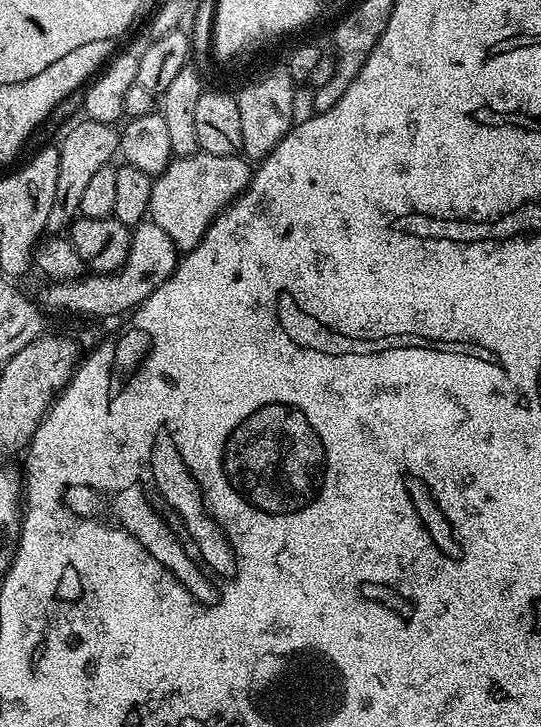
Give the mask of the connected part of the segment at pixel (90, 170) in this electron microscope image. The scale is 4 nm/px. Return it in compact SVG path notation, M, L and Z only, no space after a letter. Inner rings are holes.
M81 119L81 124L76 124L64 136L64 141L58 144L60 157L58 158L58 187L54 189L54 206L50 210L47 231L52 234L64 234L71 229L72 224L80 216L82 206L82 194L86 191L86 186L90 183L90 178L102 166L112 164L117 159L120 150L120 132L113 125L94 122L93 120Z

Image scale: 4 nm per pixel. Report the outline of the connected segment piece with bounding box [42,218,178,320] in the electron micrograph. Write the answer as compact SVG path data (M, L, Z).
M145 218L132 229L128 263L119 272L88 274L64 283L49 283L42 304L45 309L69 312L72 316L93 316L96 320L116 316L119 312L128 314L139 308L146 298L150 298L150 294L154 294L154 290L158 290L162 282L172 277L177 263L178 249L170 234L166 234L166 230L162 230L162 226L158 226L151 218Z

